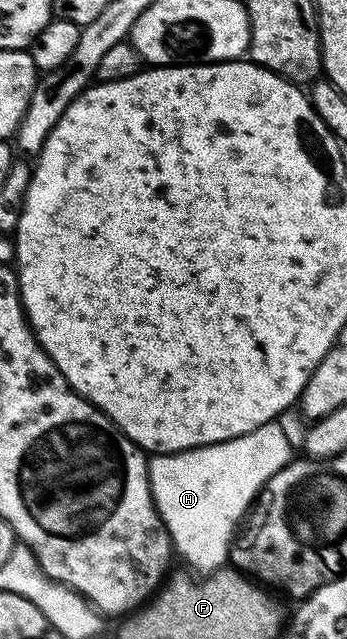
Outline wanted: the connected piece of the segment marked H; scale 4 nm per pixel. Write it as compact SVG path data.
M274 416L248 434L240 434L227 440L195 442L191 448L165 450L166 452L159 456L157 453L153 457L152 479L154 495L158 497L158 511L162 513L162 521L166 524L166 531L176 549L177 559L179 556L198 575L195 577L209 582L231 563L230 547L240 531L240 525L247 519L254 501L257 500L262 485L294 455L294 436L284 421L282 416Z

